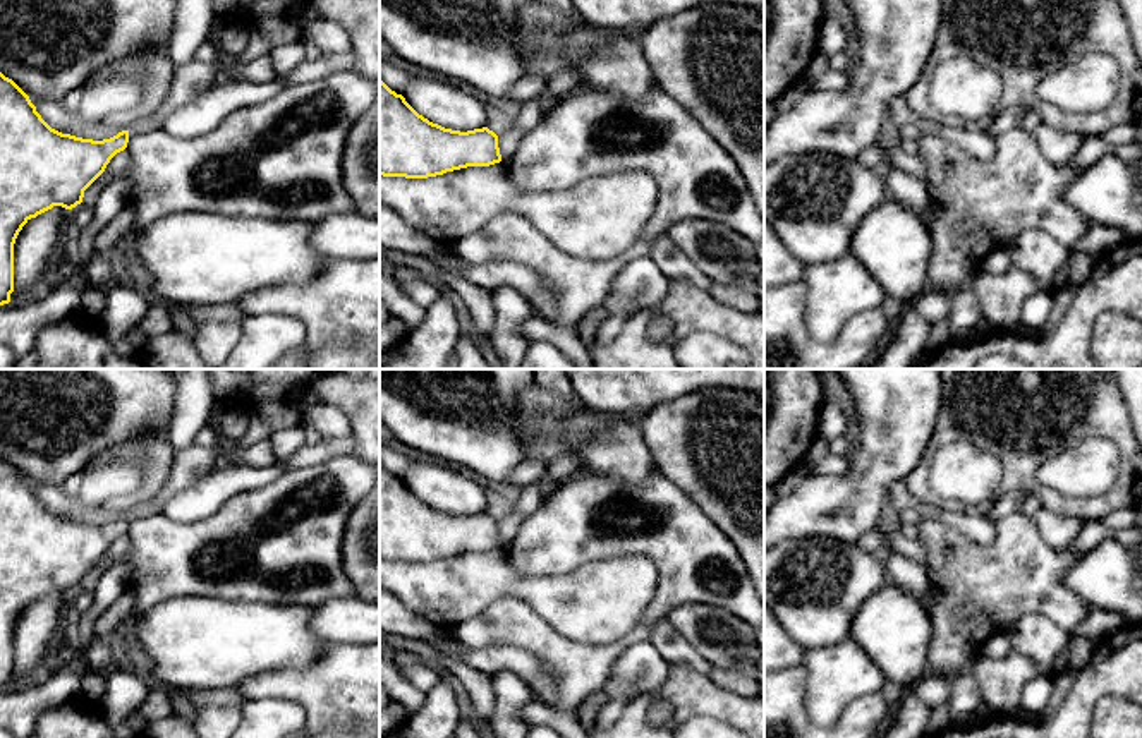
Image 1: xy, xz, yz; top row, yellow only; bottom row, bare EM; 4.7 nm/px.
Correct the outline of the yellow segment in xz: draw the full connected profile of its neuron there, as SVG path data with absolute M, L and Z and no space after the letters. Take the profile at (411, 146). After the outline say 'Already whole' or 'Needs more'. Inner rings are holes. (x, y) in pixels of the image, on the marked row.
M380 79L380 175L428 178L500 161L493 130L460 132L433 124Z. Already whole

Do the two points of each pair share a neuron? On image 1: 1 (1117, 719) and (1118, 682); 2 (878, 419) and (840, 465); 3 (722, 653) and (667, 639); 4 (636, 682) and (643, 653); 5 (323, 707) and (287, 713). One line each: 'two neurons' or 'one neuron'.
1: two neurons
2: two neurons
3: two neurons
4: one neuron
5: two neurons

